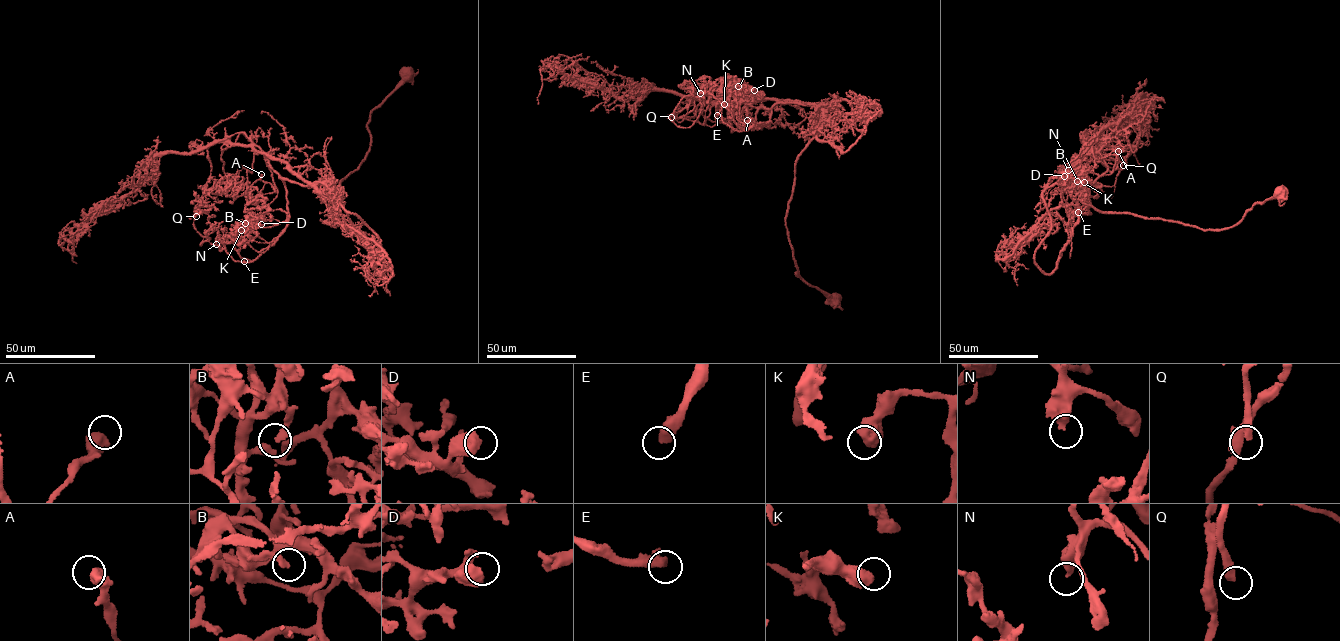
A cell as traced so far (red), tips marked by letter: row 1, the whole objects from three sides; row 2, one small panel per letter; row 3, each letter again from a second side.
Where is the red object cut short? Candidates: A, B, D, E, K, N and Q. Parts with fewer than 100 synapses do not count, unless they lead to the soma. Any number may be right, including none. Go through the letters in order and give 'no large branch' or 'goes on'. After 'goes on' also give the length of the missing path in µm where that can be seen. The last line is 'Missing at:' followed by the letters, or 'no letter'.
A: no large branch
B: no large branch
D: no large branch
E: goes on; about 50 µm are missing
K: no large branch
N: no large branch
Q: goes on; about 50 µm are missing
Missing at: E, Q

